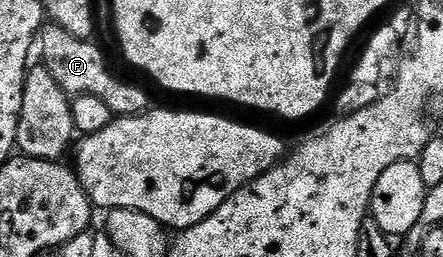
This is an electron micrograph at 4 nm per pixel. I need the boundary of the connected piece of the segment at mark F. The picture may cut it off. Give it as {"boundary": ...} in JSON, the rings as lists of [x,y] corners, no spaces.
{"boundary":[[[49,22],[42,27],[39,33],[39,52],[43,59],[43,67],[63,86],[70,97],[94,96],[103,98],[107,106],[117,116],[137,116],[150,107],[149,96],[135,85],[125,85],[115,73],[109,72],[109,64],[101,53],[101,48],[89,38],[72,36],[63,26]]]}

